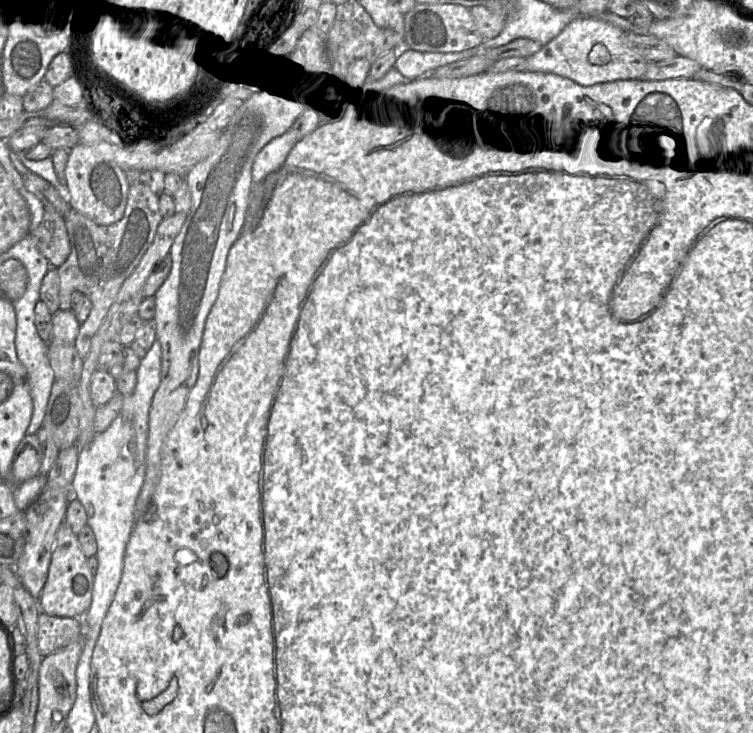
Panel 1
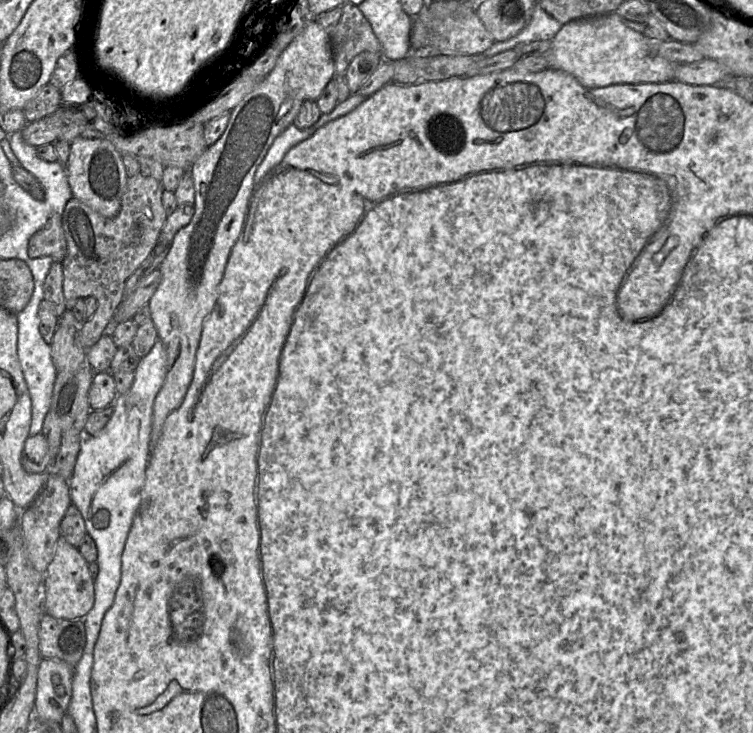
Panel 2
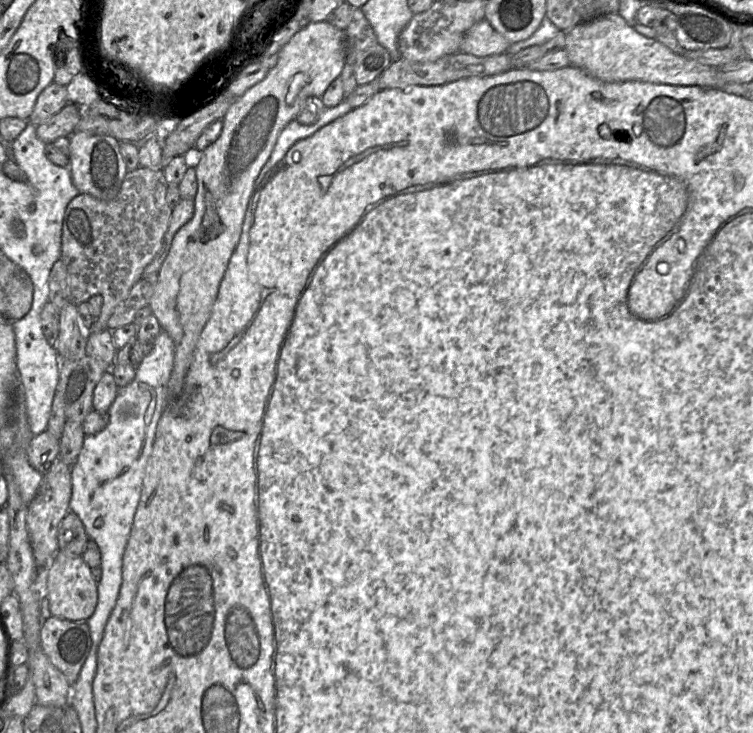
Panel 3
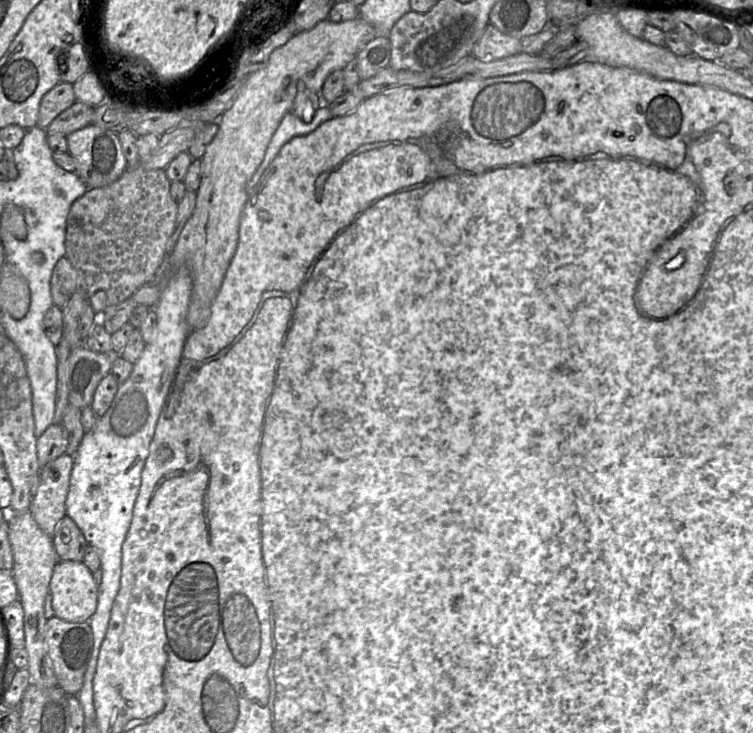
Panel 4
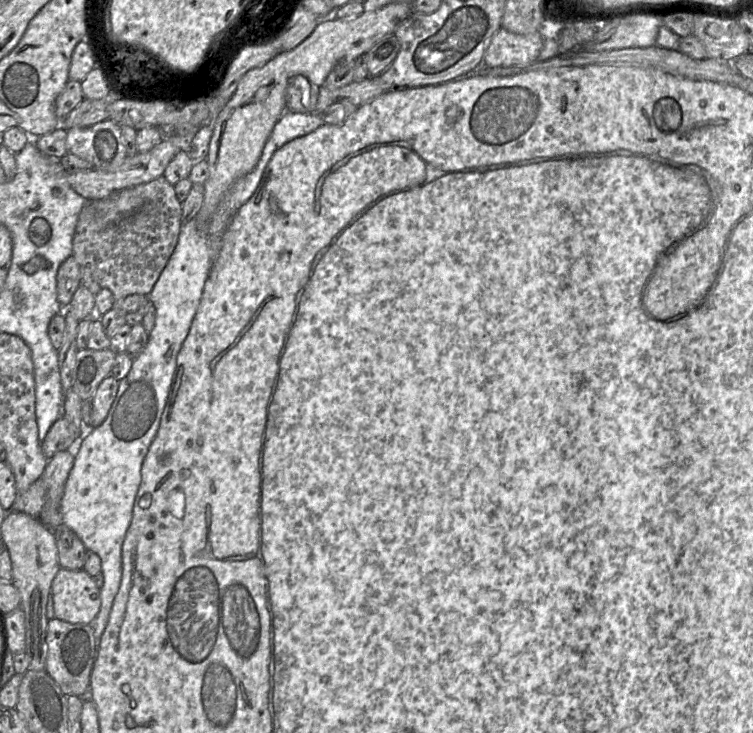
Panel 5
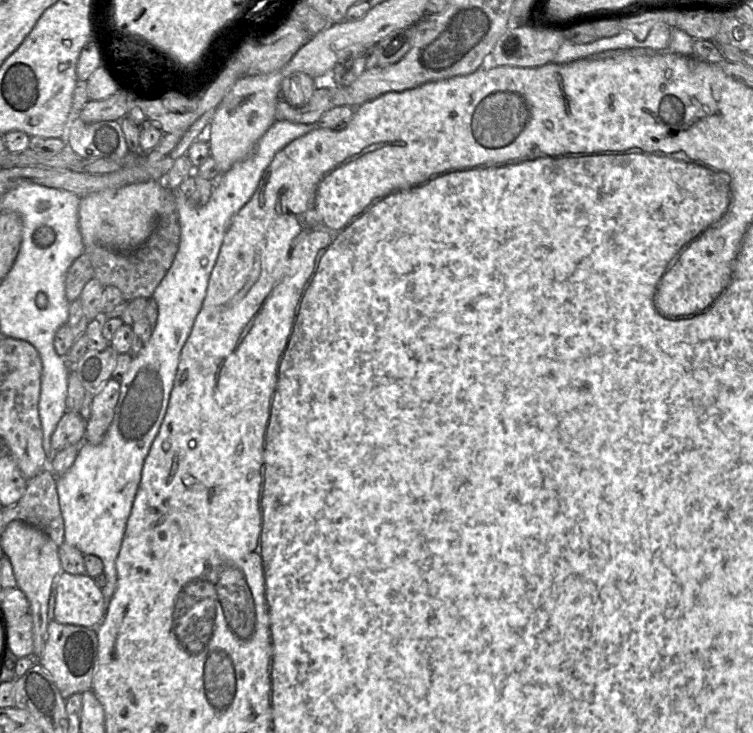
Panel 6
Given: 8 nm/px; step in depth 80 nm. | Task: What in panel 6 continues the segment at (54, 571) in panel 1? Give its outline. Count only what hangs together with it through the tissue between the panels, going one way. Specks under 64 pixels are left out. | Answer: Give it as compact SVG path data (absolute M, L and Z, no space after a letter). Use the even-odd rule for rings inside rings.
M62 571L56 584L54 620L61 624L93 628L106 613L105 598L94 579Z

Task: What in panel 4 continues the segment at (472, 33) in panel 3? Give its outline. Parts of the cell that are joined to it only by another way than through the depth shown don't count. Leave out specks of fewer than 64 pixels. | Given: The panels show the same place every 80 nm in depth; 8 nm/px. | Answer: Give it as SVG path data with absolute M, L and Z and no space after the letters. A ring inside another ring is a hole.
M489 23L479 40L474 44L471 54L489 62L522 52L522 40L501 32Z

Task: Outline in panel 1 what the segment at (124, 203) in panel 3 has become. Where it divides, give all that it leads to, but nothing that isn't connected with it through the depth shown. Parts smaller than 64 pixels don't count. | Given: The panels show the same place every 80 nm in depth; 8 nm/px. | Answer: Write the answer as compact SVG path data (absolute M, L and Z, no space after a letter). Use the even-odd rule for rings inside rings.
M142 182L129 187L124 215L114 224L99 225L74 208L64 216L71 252L67 260L57 268L60 278L60 310L72 310L71 295L75 290L81 291L92 301L92 310L86 321L80 325L74 344L83 360L87 358L92 339L122 284L138 266L152 244L163 219L159 209L159 196Z

